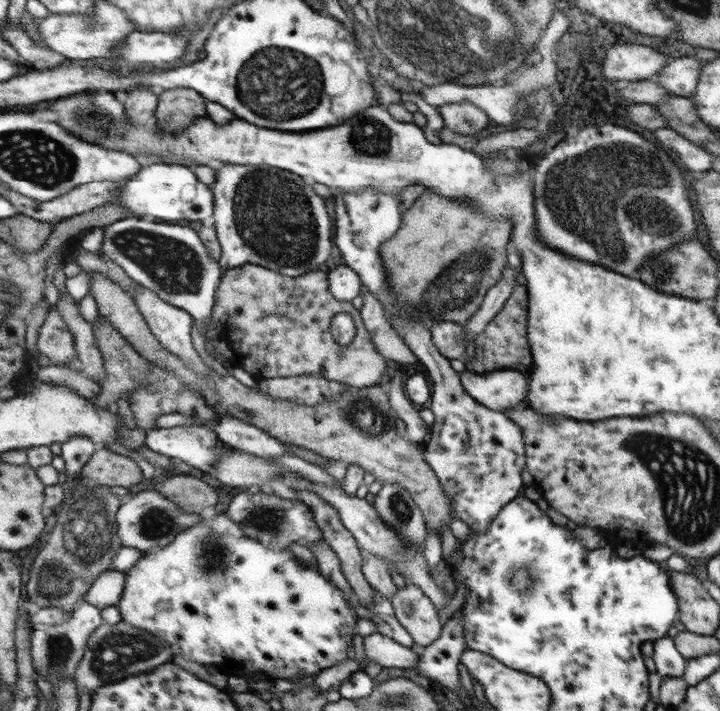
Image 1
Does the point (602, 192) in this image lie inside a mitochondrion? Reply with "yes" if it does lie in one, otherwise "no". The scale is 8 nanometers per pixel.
yes

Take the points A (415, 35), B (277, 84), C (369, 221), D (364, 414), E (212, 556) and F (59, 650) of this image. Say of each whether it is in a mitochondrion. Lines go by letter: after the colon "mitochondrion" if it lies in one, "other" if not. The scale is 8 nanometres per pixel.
A: mitochondrion
B: mitochondrion
C: other
D: mitochondrion
E: mitochondrion
F: mitochondrion

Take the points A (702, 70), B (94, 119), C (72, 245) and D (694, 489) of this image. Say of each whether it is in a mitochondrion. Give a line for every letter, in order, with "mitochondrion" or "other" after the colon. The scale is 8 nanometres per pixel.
A: other
B: mitochondrion
C: other
D: mitochondrion

